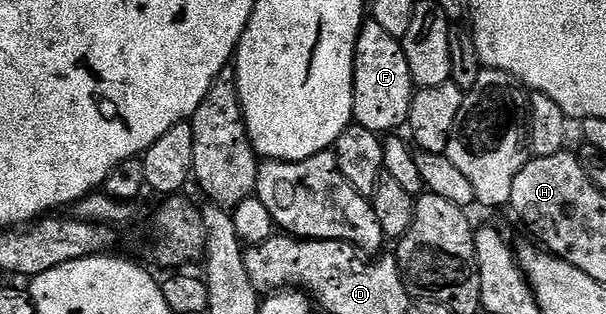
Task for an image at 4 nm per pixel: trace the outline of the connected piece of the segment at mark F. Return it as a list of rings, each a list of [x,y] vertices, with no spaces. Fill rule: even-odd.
[[[373,18],[362,25],[354,51],[354,118],[353,123],[379,134],[390,134],[410,118],[416,85],[401,39],[383,30]]]

